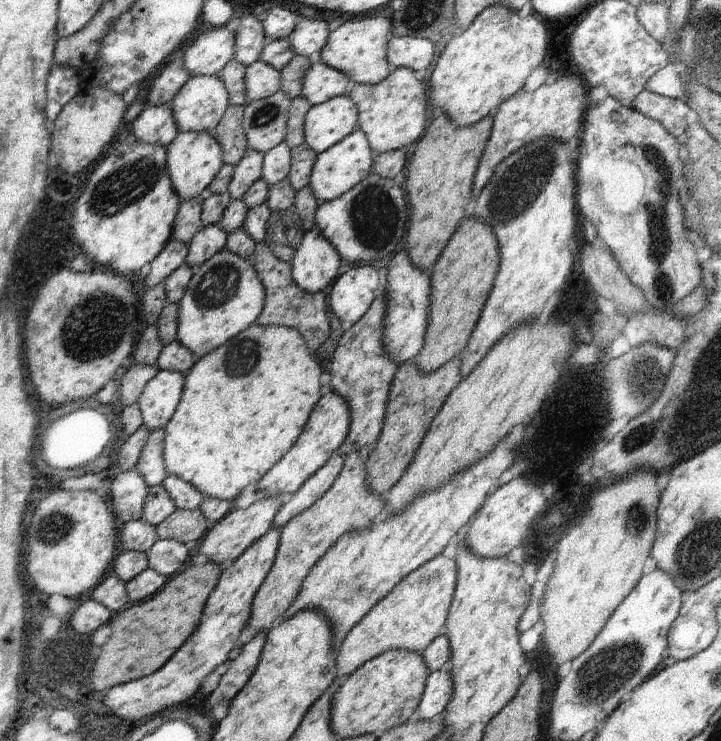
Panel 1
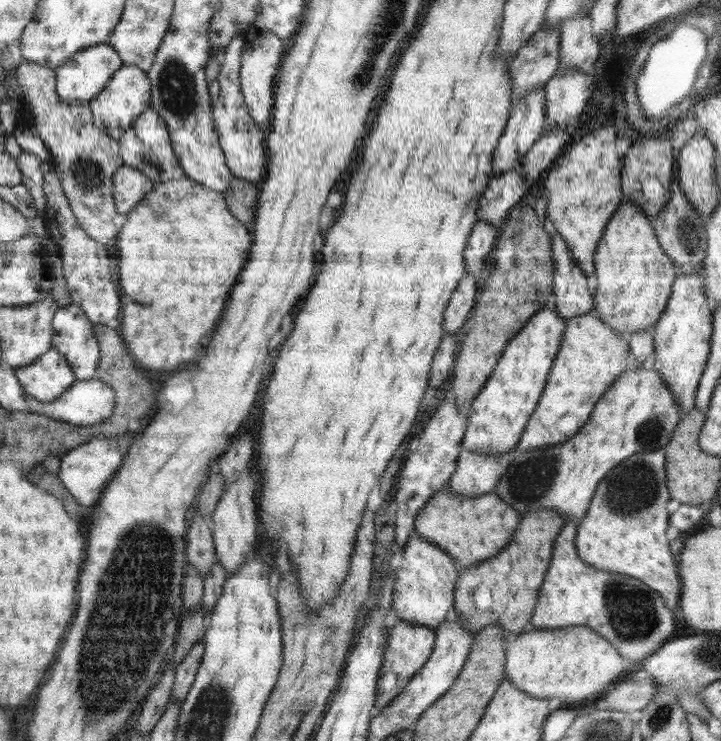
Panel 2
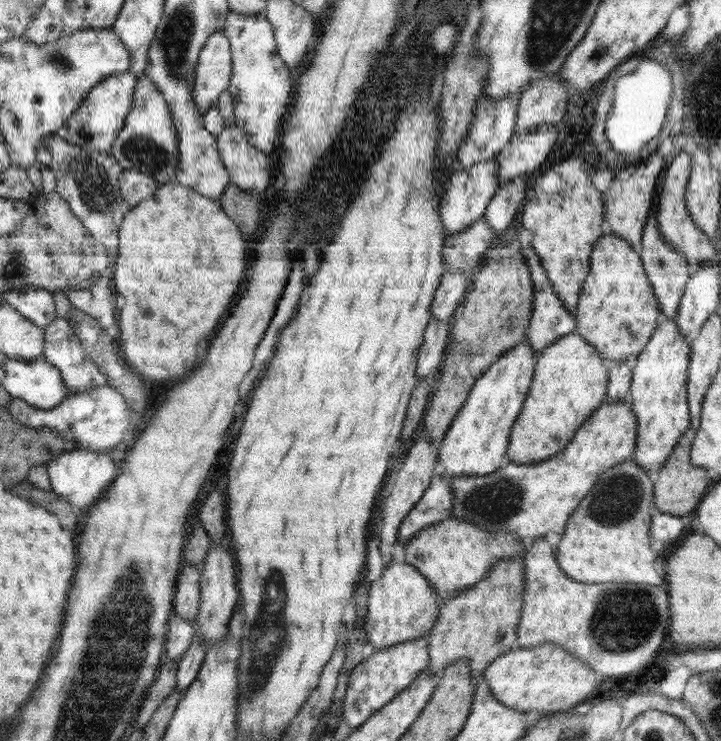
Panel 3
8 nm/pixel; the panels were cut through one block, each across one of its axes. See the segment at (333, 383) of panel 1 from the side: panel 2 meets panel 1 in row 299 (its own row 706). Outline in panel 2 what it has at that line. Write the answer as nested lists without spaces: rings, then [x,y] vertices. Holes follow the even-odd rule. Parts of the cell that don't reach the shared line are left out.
[[[398,619],[388,632],[388,642],[384,652],[384,663],[378,674],[378,688],[376,688],[376,704],[373,714],[388,706],[392,699],[411,681],[411,678],[424,667],[432,655],[436,640],[435,630],[428,626],[418,626]]]

